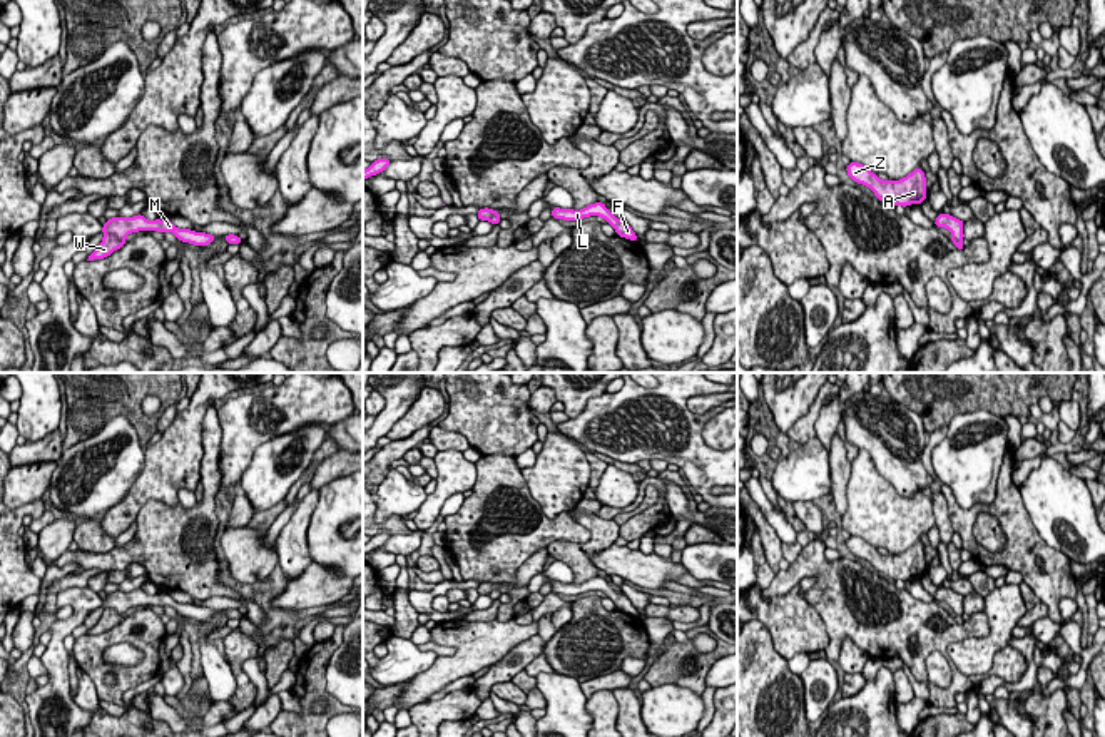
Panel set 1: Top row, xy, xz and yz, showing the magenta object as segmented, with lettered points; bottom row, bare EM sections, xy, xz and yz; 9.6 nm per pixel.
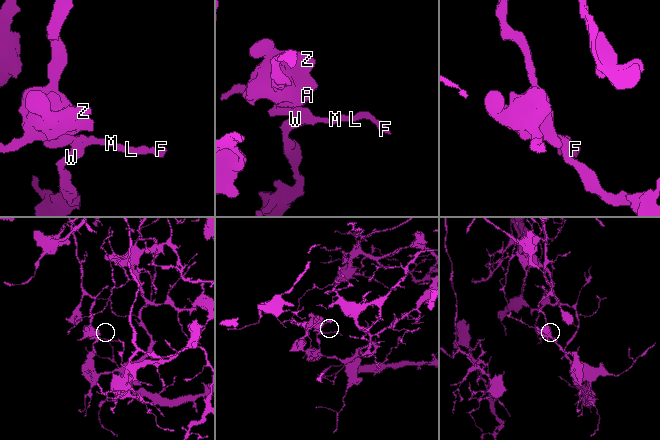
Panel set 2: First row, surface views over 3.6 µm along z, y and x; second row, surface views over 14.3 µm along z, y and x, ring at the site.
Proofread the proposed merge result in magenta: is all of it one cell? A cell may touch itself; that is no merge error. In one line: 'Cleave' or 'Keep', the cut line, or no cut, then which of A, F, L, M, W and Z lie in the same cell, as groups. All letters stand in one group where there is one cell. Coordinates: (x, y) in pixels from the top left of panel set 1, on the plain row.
Cleave. Split along xy (104, 607), (112, 607), (124, 614). Groups: A F L M Z / W

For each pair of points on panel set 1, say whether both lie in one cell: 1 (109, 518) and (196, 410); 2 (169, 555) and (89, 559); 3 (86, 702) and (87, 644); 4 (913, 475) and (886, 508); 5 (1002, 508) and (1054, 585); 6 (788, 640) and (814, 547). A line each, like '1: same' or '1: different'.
1: same
2: same
3: different
4: different
5: same
6: different

